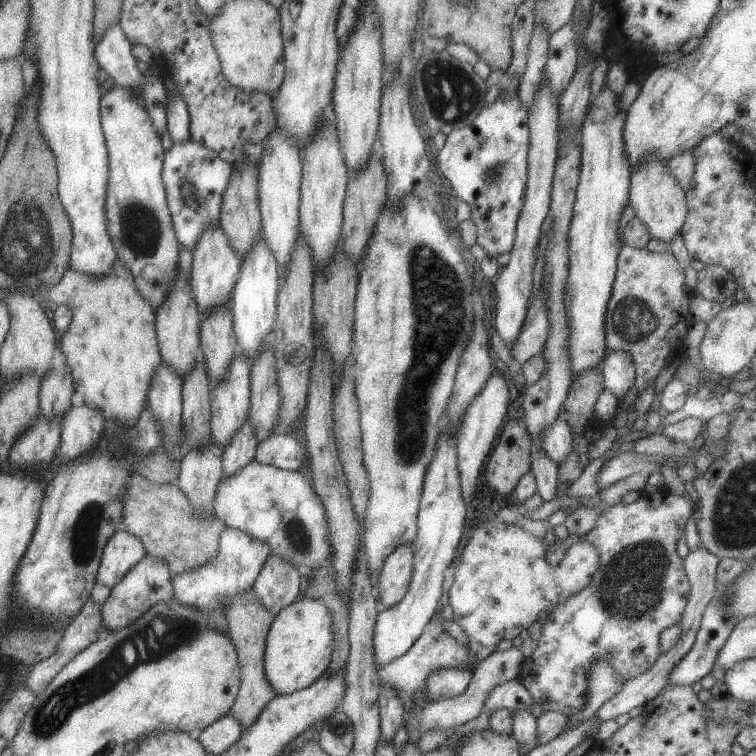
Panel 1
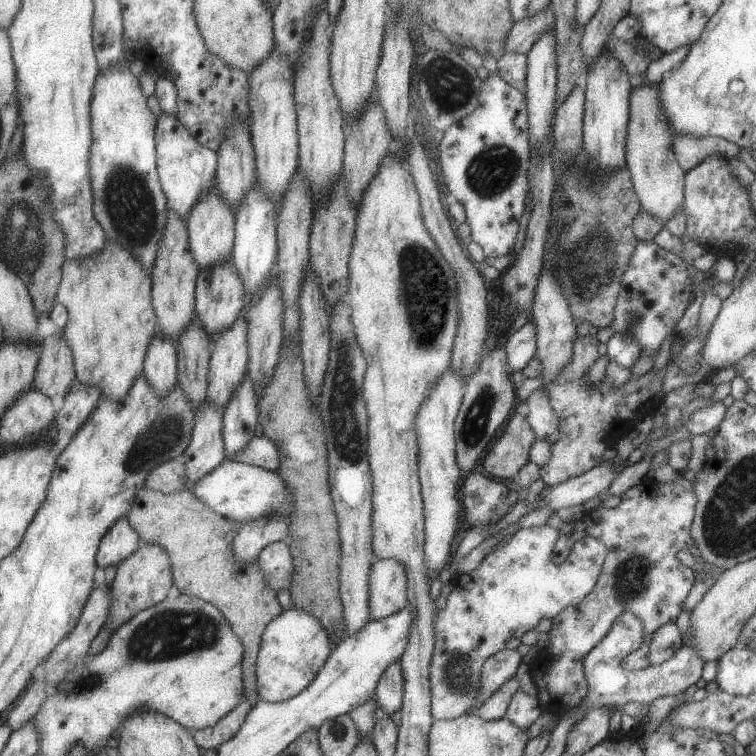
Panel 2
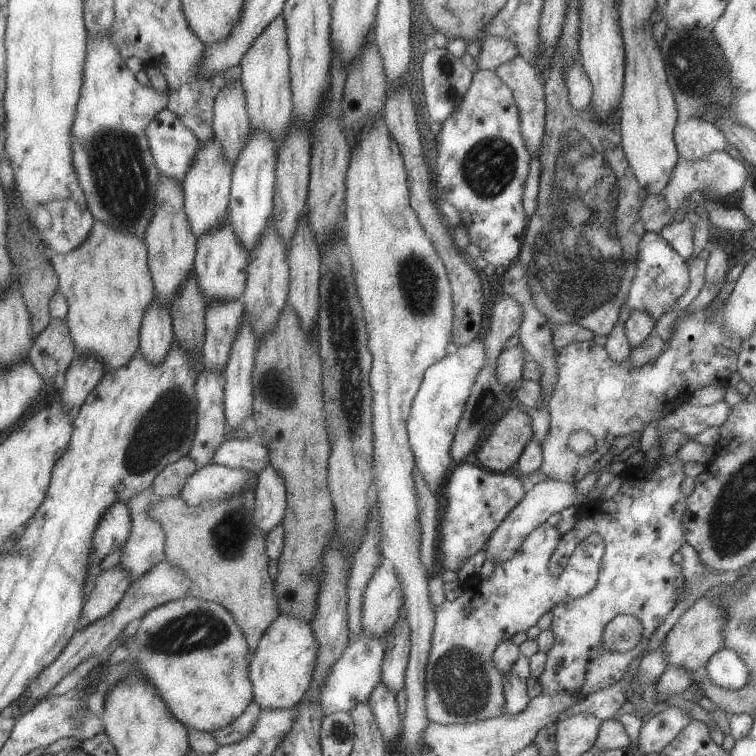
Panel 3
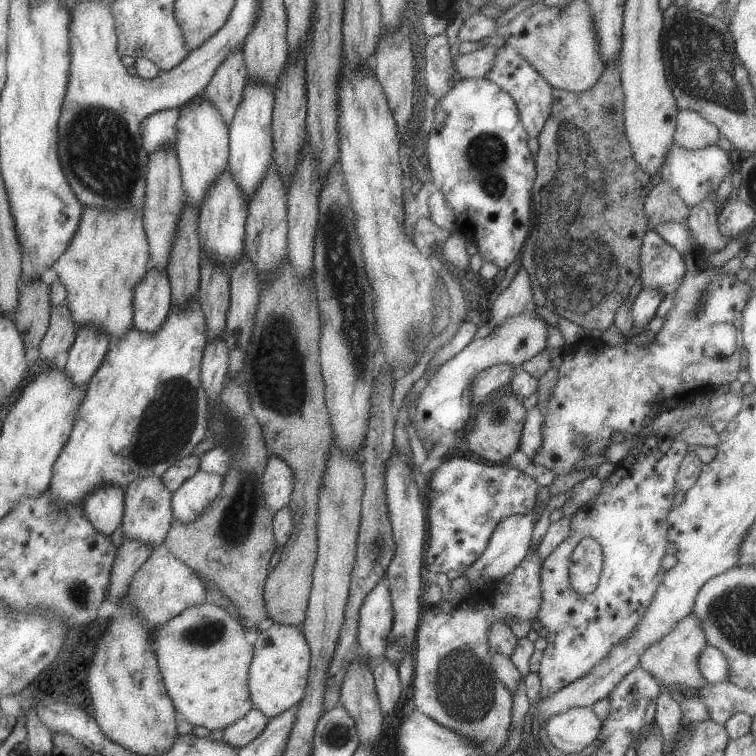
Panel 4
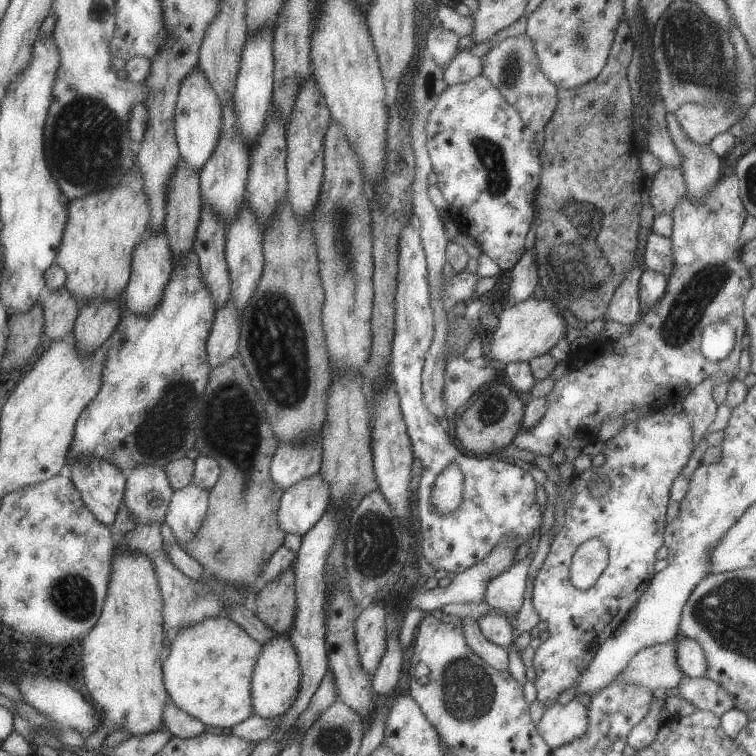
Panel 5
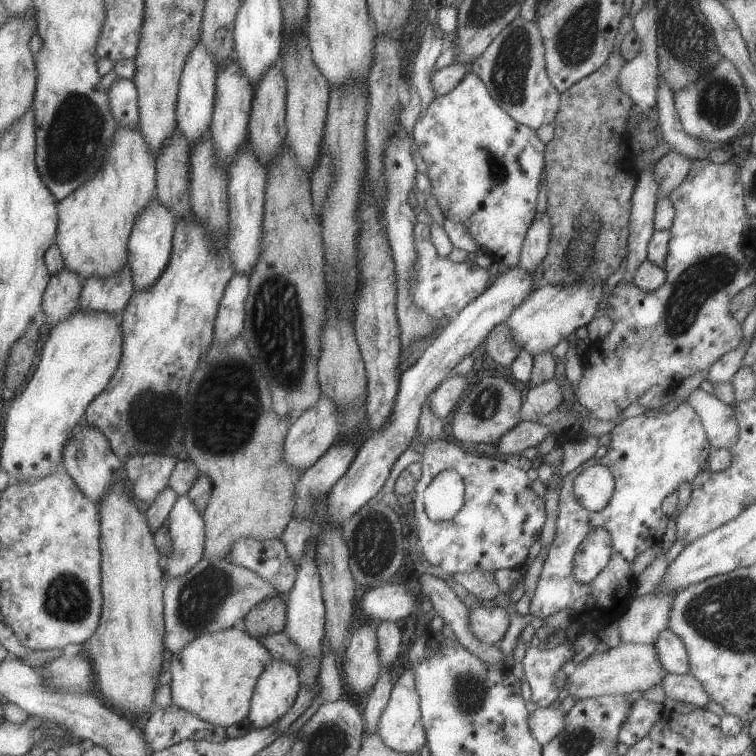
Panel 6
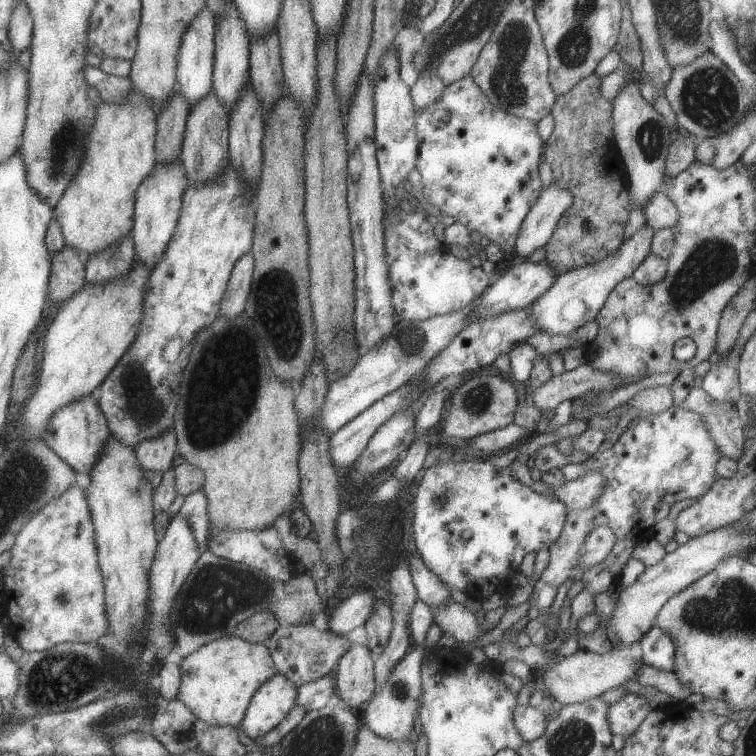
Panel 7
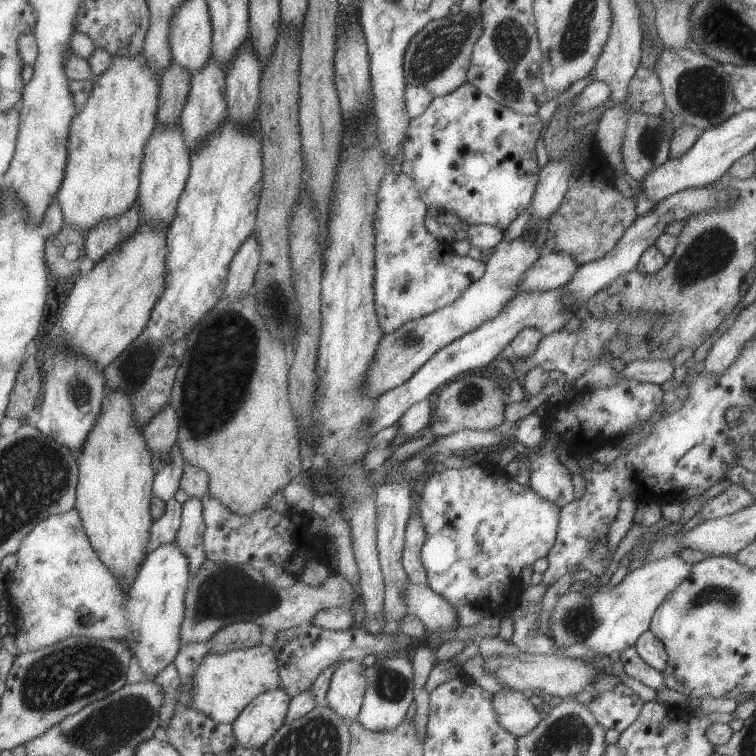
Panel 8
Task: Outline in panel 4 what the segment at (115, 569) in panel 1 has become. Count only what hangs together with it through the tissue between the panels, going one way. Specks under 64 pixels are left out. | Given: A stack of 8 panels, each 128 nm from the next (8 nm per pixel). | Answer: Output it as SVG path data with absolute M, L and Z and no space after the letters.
M101 484L81 502L87 520L99 534L109 536L121 524L124 512L124 490L119 486Z

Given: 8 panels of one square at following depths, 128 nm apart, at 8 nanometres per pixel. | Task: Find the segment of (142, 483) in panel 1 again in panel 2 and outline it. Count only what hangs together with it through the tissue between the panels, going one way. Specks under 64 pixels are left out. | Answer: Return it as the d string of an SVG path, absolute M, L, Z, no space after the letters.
M149 484L137 492L126 518L140 540L159 544L165 550L169 557L172 584L177 590L213 604L225 617L243 647L243 695L253 704L257 700L255 664L260 638L267 623L282 608L275 597L275 590L271 590L263 580L257 556L253 562L243 564L231 554L231 542L241 530L241 524L218 516L212 508L197 500L189 488L162 493L151 490Z

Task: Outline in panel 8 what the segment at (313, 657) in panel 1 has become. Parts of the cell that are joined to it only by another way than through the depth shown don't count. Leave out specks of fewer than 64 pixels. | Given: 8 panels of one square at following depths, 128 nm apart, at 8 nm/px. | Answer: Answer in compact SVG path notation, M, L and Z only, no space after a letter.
M281 687L255 696L231 722L231 732L237 744L243 748L261 749L284 723L289 700L290 696Z

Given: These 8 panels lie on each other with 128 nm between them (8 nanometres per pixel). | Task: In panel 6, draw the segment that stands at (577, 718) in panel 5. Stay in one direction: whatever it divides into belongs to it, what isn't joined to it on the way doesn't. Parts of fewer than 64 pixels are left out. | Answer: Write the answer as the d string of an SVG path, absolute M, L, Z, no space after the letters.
M537 707L525 718L529 734L537 744L547 744L565 726L565 714L559 707Z

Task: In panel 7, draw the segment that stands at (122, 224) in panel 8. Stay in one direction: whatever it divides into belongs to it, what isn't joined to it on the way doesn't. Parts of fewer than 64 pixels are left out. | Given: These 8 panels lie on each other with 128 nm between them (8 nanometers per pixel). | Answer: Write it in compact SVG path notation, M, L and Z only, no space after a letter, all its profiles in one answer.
M131 232L117 244L83 259L87 284L107 284L109 280L117 280L117 276L125 276L136 260Z

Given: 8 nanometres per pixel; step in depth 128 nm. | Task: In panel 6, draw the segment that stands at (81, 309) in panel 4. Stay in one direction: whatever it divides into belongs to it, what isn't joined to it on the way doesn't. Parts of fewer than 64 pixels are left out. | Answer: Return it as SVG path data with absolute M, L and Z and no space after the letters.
M117 124L113 132L113 142L105 150L101 168L93 174L91 180L75 188L69 196L65 196L57 204L57 232L54 242L61 252L67 270L87 278L87 276L113 276L113 272L119 272L123 268L123 264L128 261L127 241L135 216L147 206L151 196L155 195L155 173L155 159L143 140L139 124L135 124L133 128Z

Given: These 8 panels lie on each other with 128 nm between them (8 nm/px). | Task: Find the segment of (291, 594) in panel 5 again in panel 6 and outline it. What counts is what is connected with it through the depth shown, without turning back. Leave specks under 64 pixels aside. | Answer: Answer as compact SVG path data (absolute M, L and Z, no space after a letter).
M280 594L261 600L243 618L245 632L253 638L281 632L285 622L286 597Z

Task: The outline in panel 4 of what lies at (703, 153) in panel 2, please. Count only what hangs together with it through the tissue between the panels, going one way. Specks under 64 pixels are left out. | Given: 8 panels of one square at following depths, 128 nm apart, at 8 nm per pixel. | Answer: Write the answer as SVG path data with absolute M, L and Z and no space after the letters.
M683 109L676 114L673 142L683 150L697 150L715 145L720 137L716 126L696 112Z

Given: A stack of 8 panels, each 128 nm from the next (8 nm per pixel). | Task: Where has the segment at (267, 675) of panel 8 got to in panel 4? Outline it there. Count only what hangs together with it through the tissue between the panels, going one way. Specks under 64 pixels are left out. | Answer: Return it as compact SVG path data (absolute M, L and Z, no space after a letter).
M214 604L190 606L173 616L167 624L154 627L151 640L155 644L154 654L157 668L166 688L167 696L172 700L178 717L192 726L203 726L207 730L222 730L243 718L251 710L252 702L247 686L248 666L253 656L253 646L247 642L240 620L227 610Z

